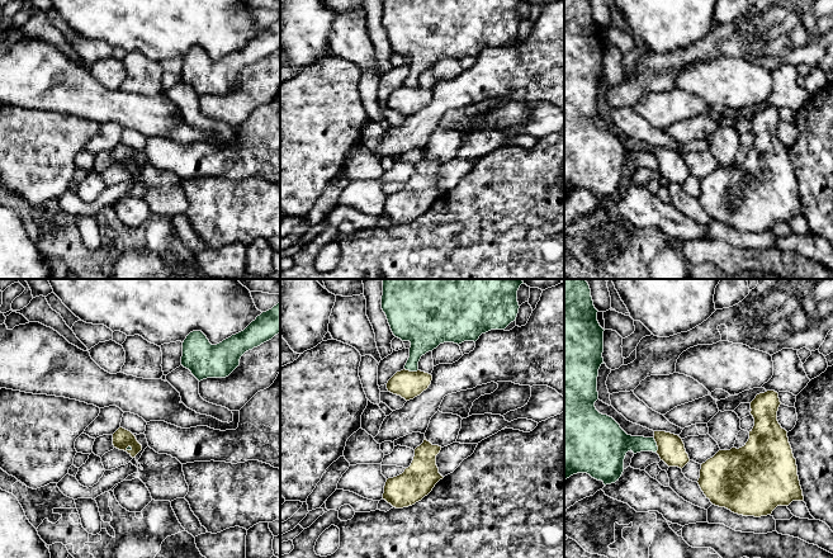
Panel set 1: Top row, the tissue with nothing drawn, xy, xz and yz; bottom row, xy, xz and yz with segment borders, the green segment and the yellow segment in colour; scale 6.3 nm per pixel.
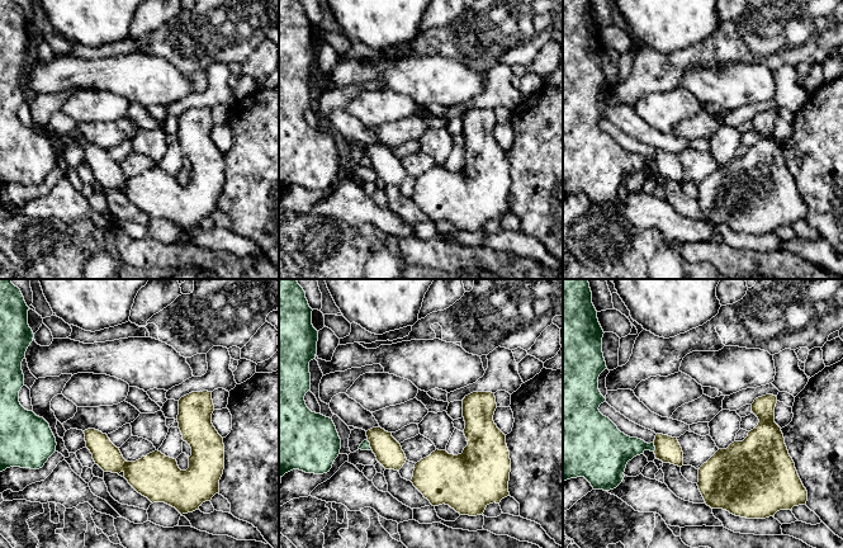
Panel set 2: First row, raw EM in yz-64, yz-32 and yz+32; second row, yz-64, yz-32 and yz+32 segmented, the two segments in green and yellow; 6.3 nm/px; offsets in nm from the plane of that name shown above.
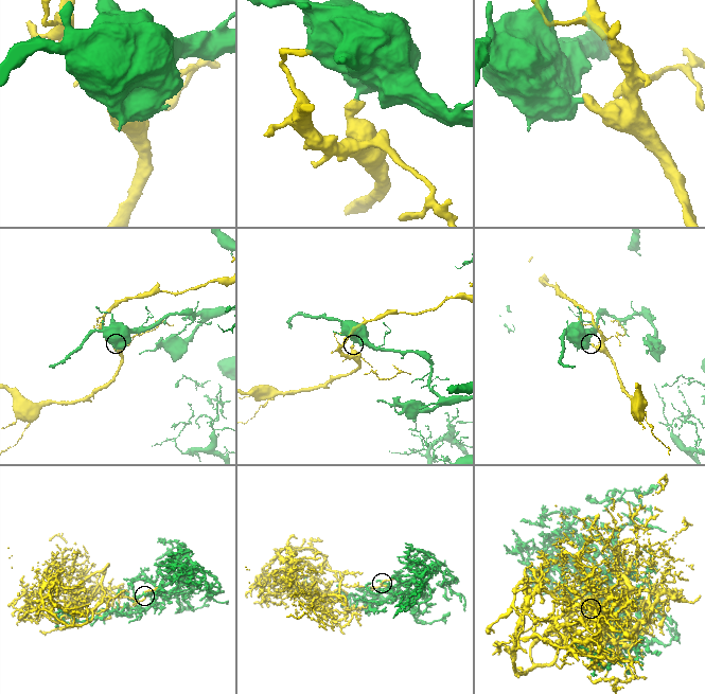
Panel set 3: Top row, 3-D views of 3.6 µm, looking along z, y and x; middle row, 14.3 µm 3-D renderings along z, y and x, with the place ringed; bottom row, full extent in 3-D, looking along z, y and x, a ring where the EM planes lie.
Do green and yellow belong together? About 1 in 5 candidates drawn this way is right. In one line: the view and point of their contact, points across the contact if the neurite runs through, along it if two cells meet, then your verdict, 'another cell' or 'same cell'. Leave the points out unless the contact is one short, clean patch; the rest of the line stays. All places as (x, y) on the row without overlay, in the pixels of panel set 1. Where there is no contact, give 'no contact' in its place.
yz (656, 161) | along yz (653, 154), (657, 168) | another cell

